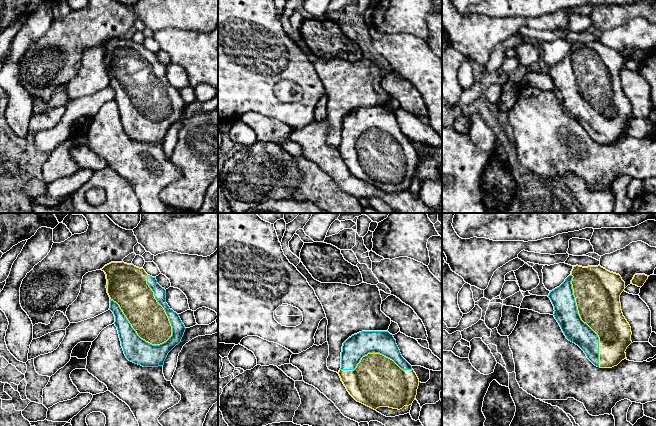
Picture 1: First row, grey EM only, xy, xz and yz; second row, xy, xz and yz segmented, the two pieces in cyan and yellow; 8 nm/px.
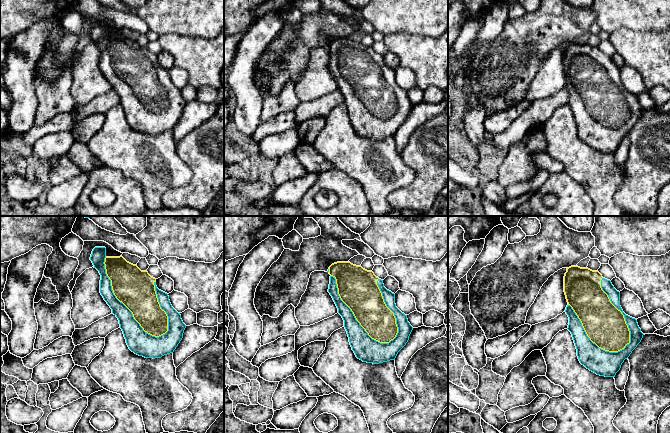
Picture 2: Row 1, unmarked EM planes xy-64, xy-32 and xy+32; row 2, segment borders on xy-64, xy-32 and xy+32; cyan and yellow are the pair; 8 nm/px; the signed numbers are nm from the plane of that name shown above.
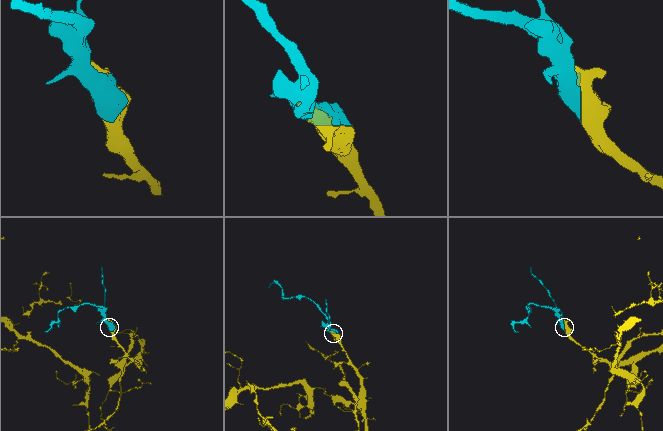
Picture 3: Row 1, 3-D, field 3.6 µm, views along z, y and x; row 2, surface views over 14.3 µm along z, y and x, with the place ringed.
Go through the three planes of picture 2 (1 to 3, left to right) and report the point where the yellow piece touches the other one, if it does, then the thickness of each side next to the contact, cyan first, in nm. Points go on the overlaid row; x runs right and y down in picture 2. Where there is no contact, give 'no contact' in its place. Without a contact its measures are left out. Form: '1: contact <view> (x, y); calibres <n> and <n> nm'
1: contact xy-64 (123, 304); calibres 160 and 300 nm
2: contact xy-32 (355, 319); calibres 190 and 320 nm
3: contact xy+32 (624, 316); calibres 100 and 320 nm

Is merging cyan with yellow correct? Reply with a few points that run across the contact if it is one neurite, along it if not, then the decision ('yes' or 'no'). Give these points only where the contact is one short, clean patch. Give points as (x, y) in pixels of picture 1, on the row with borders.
yes

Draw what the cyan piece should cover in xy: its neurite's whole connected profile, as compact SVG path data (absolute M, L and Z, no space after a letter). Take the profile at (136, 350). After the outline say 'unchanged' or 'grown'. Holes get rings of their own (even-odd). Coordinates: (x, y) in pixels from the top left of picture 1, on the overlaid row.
M111 262L102 271L106 274L110 310L115 316L121 346L126 358L143 367L163 366L168 353L181 342L185 332L179 314L166 303L166 290L143 268L122 262Z; grown

